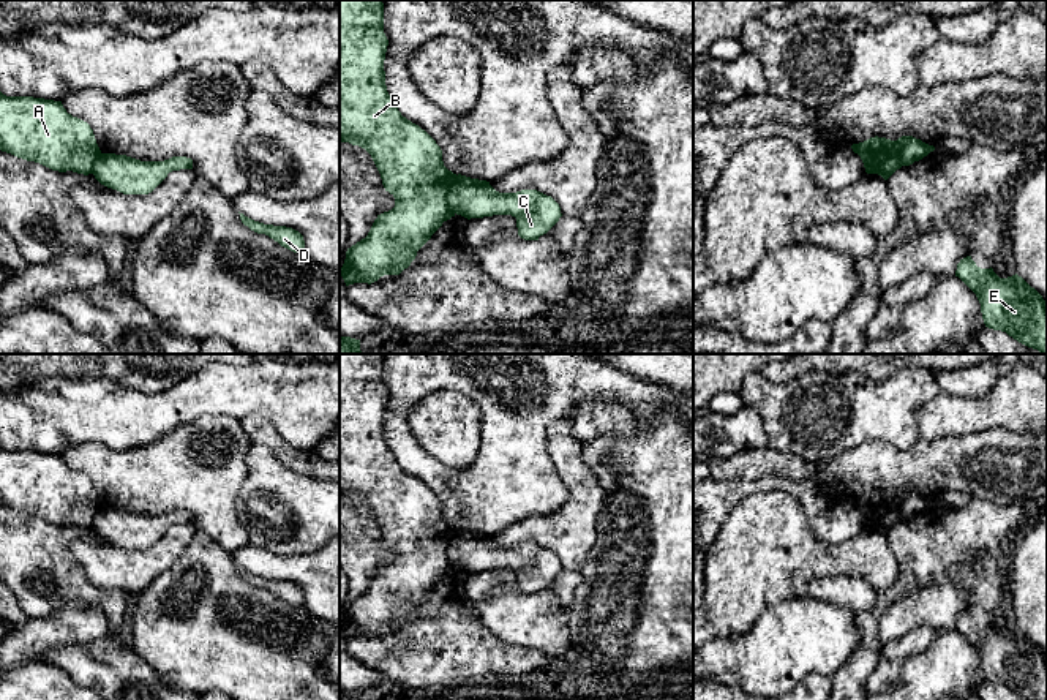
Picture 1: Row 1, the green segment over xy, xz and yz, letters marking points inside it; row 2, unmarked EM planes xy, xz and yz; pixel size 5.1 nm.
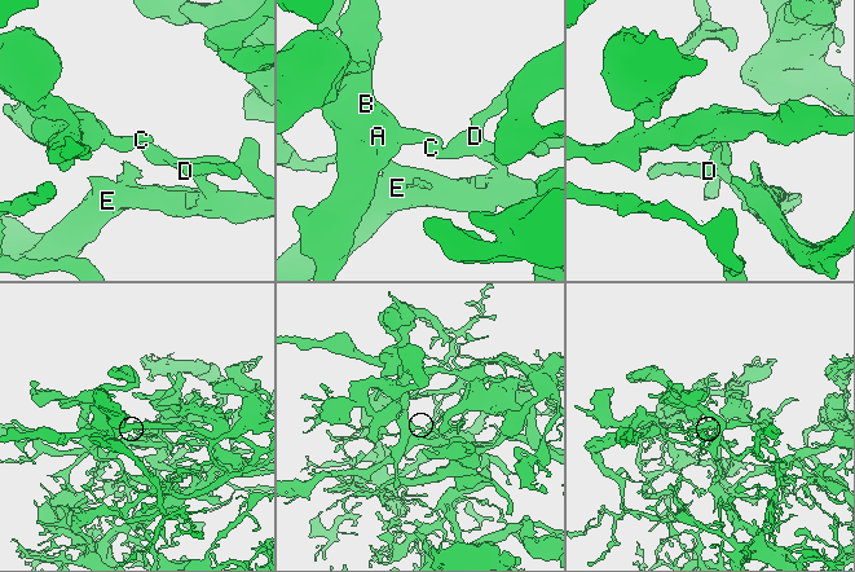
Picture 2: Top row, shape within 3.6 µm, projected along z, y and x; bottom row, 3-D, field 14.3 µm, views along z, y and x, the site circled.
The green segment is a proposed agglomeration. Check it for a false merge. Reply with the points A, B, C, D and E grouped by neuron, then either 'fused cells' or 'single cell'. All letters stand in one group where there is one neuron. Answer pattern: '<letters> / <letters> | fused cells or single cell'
A B / C D E | fused cells

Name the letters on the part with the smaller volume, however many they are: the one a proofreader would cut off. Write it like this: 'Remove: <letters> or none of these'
Remove: A, B

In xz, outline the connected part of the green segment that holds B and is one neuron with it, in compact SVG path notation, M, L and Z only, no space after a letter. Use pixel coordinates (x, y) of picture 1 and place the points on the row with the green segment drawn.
M340 0L340 142L365 149L385 191L395 198L395 207L377 215L368 235L347 248L341 267L346 286L400 275L442 223L455 216L447 196L456 174L444 166L436 141L403 117L390 98L384 71L387 46L382 0Z

